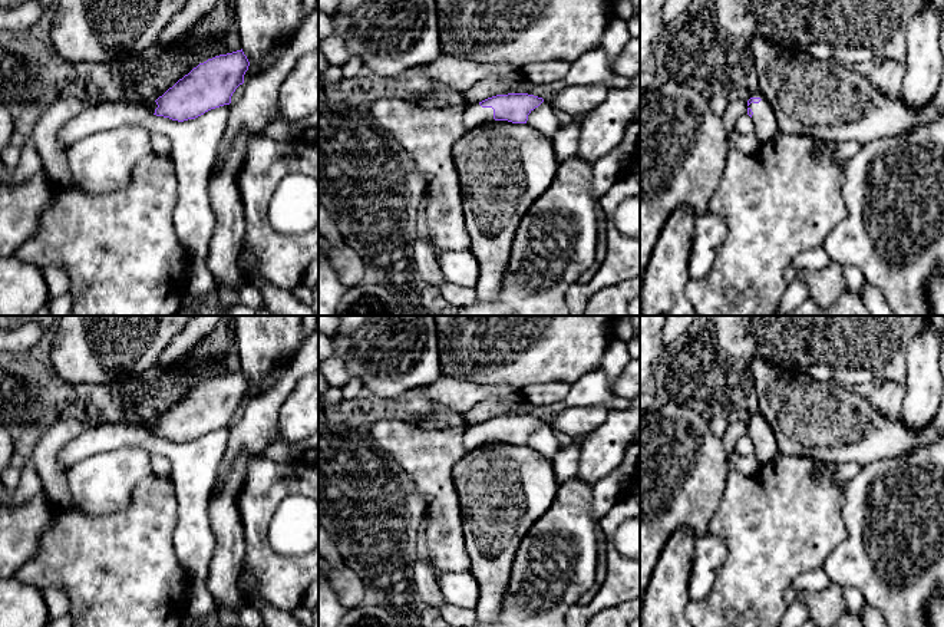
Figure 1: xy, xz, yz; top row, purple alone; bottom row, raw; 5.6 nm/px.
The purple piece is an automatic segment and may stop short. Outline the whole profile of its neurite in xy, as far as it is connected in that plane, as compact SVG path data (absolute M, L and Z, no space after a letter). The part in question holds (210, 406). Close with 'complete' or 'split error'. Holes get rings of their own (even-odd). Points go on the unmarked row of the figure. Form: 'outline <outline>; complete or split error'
outline M242 370L199 385L155 423L146 426L156 438L184 443L230 426L235 410L244 405L250 383Z; split error

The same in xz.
outline M528 415L496 416L479 425L471 423L463 429L463 448L472 451L492 440L527 445L528 436L542 423L542 419Z; split error

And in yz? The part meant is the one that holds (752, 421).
outline M760 412L755 413L747 422L747 436L753 442L755 453L759 462L769 462L778 453L778 443L773 430Z; split error

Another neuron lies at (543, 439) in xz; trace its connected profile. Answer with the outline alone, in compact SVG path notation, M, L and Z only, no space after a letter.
M544 422L538 429L531 432L527 445L539 452L544 458L554 461L560 451L558 440L555 439L554 429L549 423Z

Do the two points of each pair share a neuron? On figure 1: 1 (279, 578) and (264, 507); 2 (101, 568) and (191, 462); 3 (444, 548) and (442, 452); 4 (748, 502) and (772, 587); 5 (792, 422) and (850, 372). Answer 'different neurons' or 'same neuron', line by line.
1: same neuron
2: different neurons
3: same neuron
4: same neuron
5: different neurons

